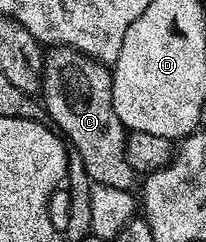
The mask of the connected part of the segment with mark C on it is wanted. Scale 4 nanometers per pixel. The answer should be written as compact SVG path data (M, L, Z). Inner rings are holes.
M70 46L49 47L45 56L40 101L48 118L50 114L49 121L72 149L80 152L93 185L133 191L136 173L125 158L128 131L113 107L111 67Z

